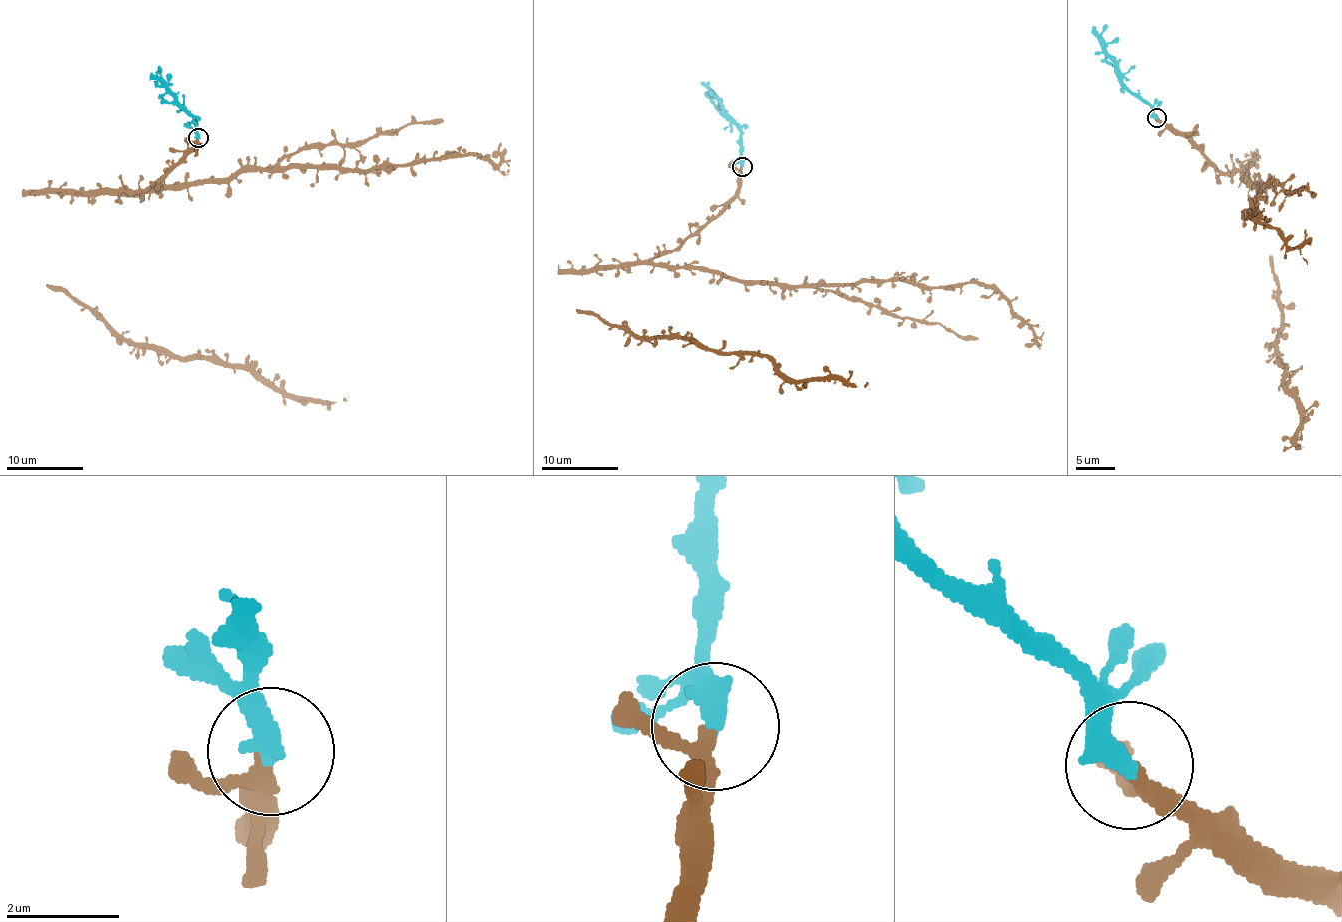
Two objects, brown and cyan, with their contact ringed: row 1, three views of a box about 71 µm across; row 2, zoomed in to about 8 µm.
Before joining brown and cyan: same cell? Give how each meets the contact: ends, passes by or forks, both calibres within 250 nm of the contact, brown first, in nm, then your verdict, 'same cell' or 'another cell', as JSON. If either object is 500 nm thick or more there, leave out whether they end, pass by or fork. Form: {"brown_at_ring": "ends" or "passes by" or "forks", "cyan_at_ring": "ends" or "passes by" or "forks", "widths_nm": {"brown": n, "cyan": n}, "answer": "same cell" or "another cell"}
{"brown_at_ring": "passes by", "cyan_at_ring": "ends", "widths_nm": {"brown": 240, "cyan": 440}, "answer": "same cell"}

